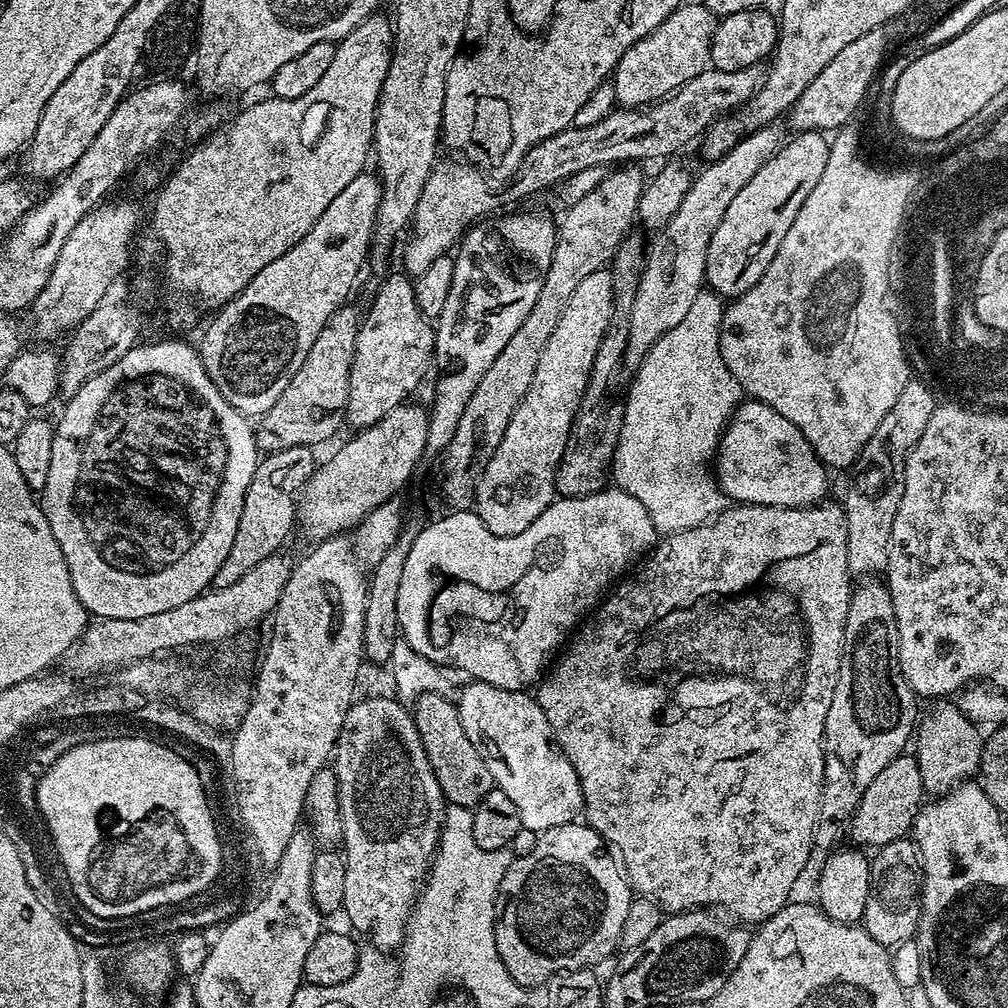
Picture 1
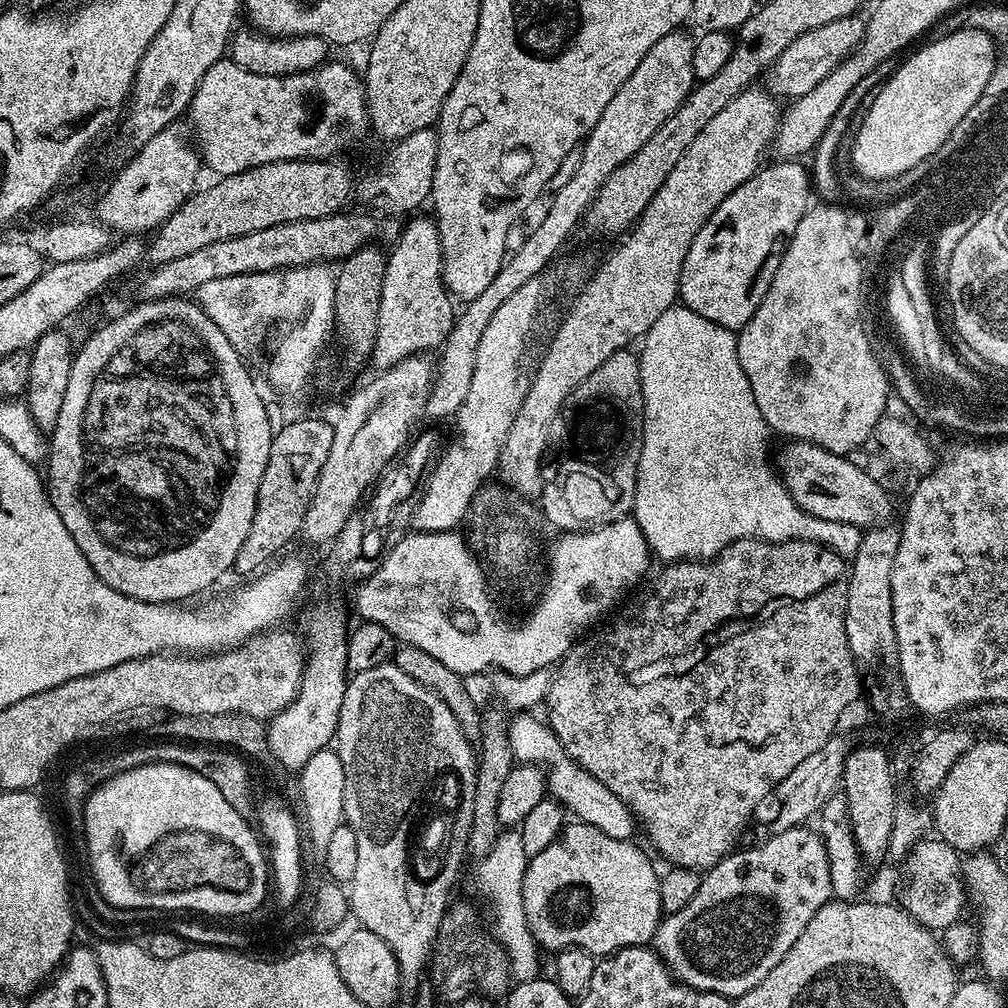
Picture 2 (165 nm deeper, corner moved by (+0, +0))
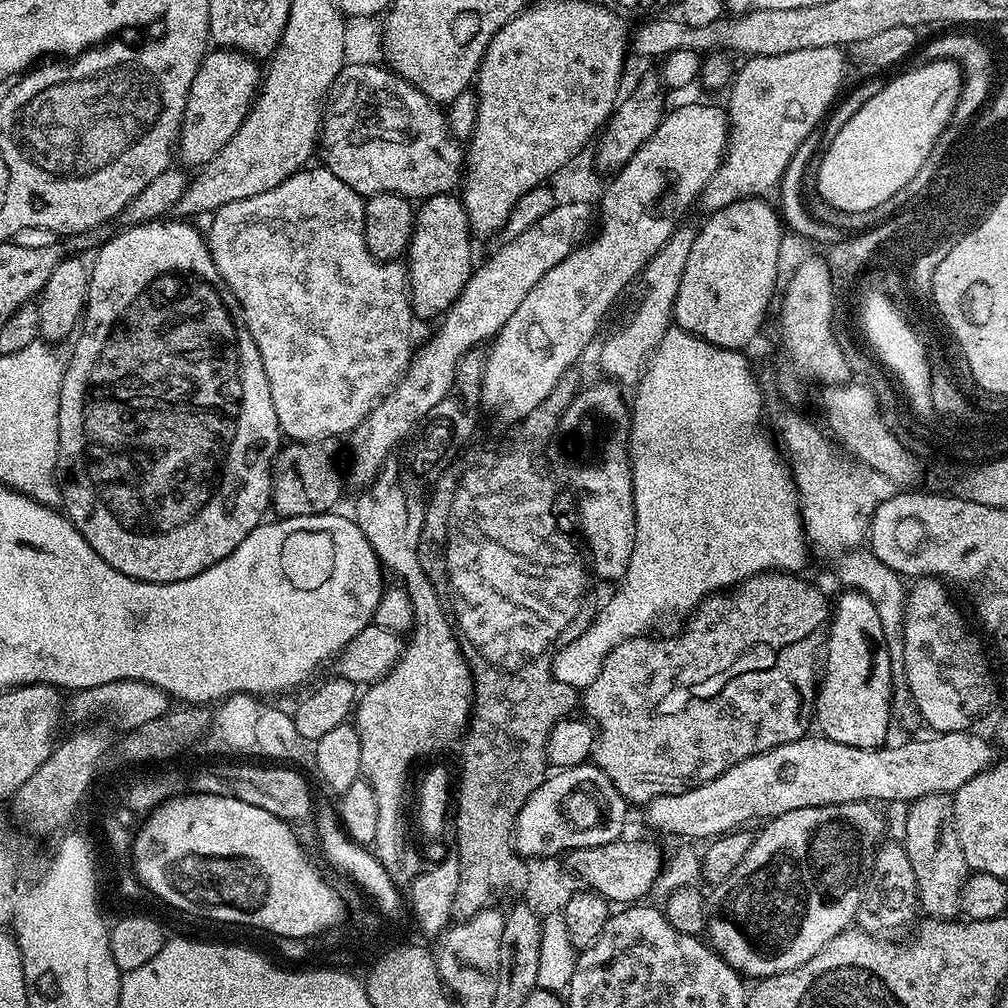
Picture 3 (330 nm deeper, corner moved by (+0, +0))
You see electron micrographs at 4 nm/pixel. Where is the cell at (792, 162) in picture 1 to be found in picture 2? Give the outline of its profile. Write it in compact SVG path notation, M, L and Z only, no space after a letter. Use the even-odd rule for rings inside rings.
M792 158L776 163L780 164L761 167L755 176L742 182L738 190L731 192L720 203L702 230L698 230L694 242L690 242L690 250L686 250L686 262L682 262L679 303L723 328L739 330L746 326L746 322L750 322L750 318L754 318L754 310L758 310L762 298L766 298L766 290L770 290L770 282L774 282L778 262L782 262L782 254L787 250L798 222L802 222L808 213L808 199L814 196L810 172L805 165L804 168L800 165L803 163Z

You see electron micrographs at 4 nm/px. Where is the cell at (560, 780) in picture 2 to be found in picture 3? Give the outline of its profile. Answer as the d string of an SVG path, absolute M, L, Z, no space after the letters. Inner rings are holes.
M975 731L941 732L929 735L929 740L908 740L905 744L896 744L893 748L855 748L842 742L834 742L823 734L809 734L800 740L786 742L766 750L762 754L754 754L742 762L727 768L718 778L705 784L698 784L686 792L675 792L669 796L659 796L648 801L648 824L652 828L661 828L676 836L693 836L696 840L707 841L719 838L725 832L739 829L747 820L755 816L771 818L781 816L790 810L802 810L810 806L826 806L827 804L849 804L855 800L881 802L880 800L904 800L911 802L922 796L938 796L954 794L958 789L970 782L980 772L992 767L993 745L975 736Z

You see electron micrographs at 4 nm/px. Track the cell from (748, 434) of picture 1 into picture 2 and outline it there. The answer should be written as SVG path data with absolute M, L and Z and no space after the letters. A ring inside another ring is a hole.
M794 440L785 445L777 456L775 453L774 464L790 498L794 498L794 502L798 502L806 514L830 522L846 522L855 528L867 530L879 521L876 519L880 512L891 510L887 490L866 469L859 468L852 458L822 450L822 446L814 446L804 440Z

